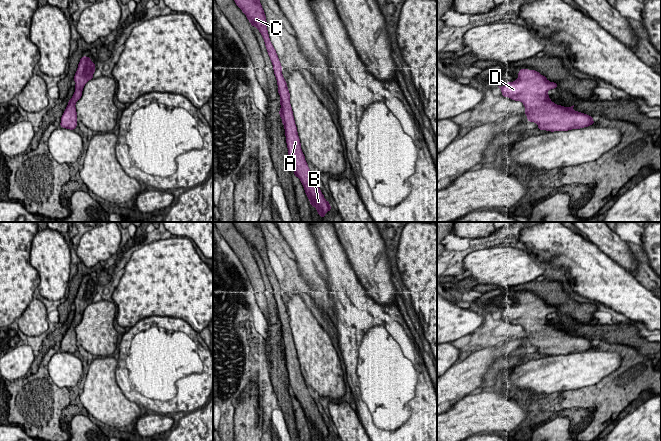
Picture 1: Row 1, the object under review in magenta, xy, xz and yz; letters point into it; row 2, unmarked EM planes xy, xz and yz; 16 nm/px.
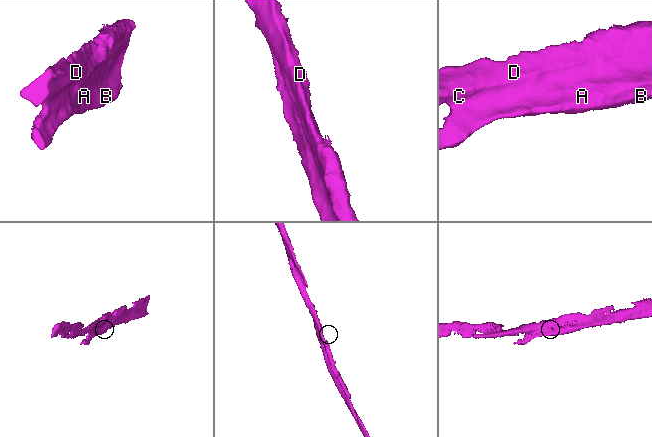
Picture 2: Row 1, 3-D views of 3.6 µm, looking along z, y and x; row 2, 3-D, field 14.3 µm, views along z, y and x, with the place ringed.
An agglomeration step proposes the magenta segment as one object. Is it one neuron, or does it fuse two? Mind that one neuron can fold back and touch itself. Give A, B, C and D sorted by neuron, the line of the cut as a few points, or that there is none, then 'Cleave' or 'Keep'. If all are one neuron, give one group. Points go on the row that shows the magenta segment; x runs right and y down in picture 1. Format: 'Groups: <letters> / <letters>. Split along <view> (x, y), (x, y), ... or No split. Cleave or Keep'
Groups: A B C D. No split. Keep

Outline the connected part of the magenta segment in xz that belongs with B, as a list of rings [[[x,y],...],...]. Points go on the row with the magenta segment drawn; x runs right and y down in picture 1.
[[[260,0],[234,1],[238,8],[240,8],[246,15],[252,27],[256,26],[264,39],[265,46],[272,62],[274,74],[277,80],[278,93],[280,95],[279,103],[281,105],[279,114],[282,118],[281,122],[284,124],[290,165],[294,169],[294,175],[300,179],[310,204],[317,209],[320,217],[325,218],[324,215],[331,210],[331,206],[329,202],[325,200],[324,195],[318,186],[317,180],[310,171],[305,160],[305,156],[302,152],[297,127],[290,104],[290,93],[282,74],[282,66],[278,55],[269,38],[266,16]]]

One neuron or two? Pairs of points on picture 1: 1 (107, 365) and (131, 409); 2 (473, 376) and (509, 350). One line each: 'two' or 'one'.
1: one
2: one

